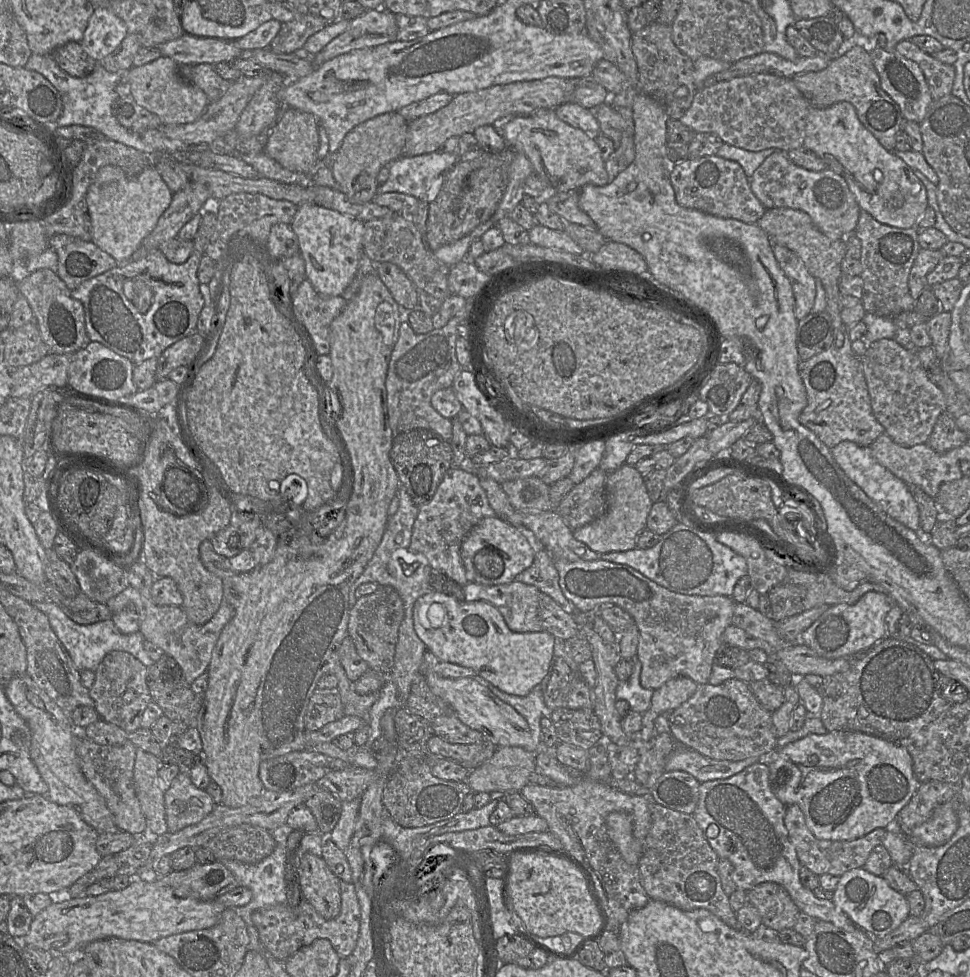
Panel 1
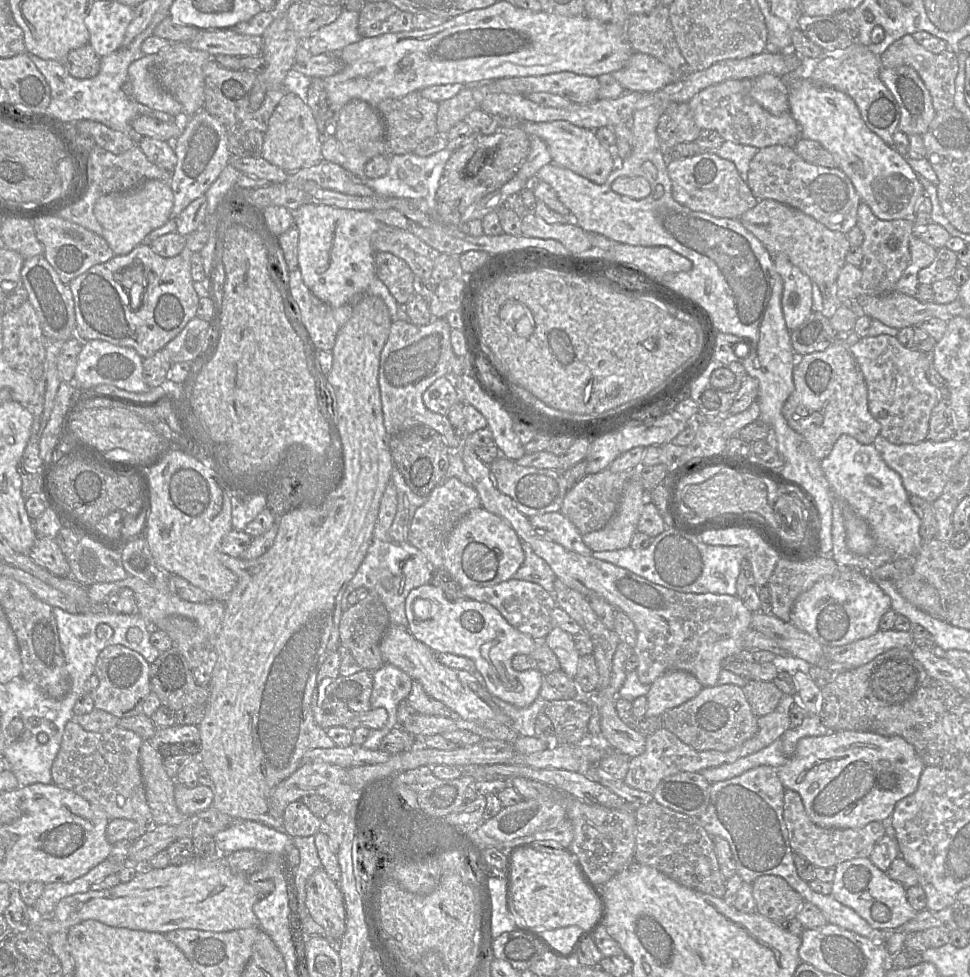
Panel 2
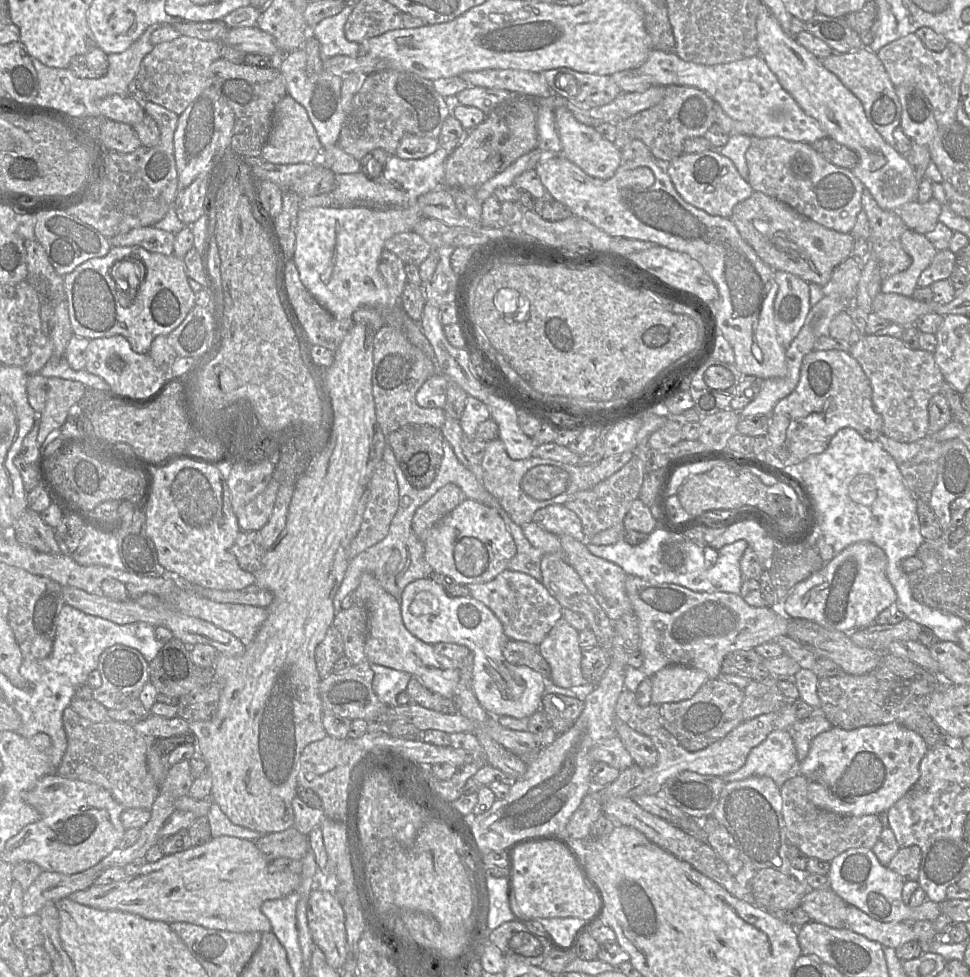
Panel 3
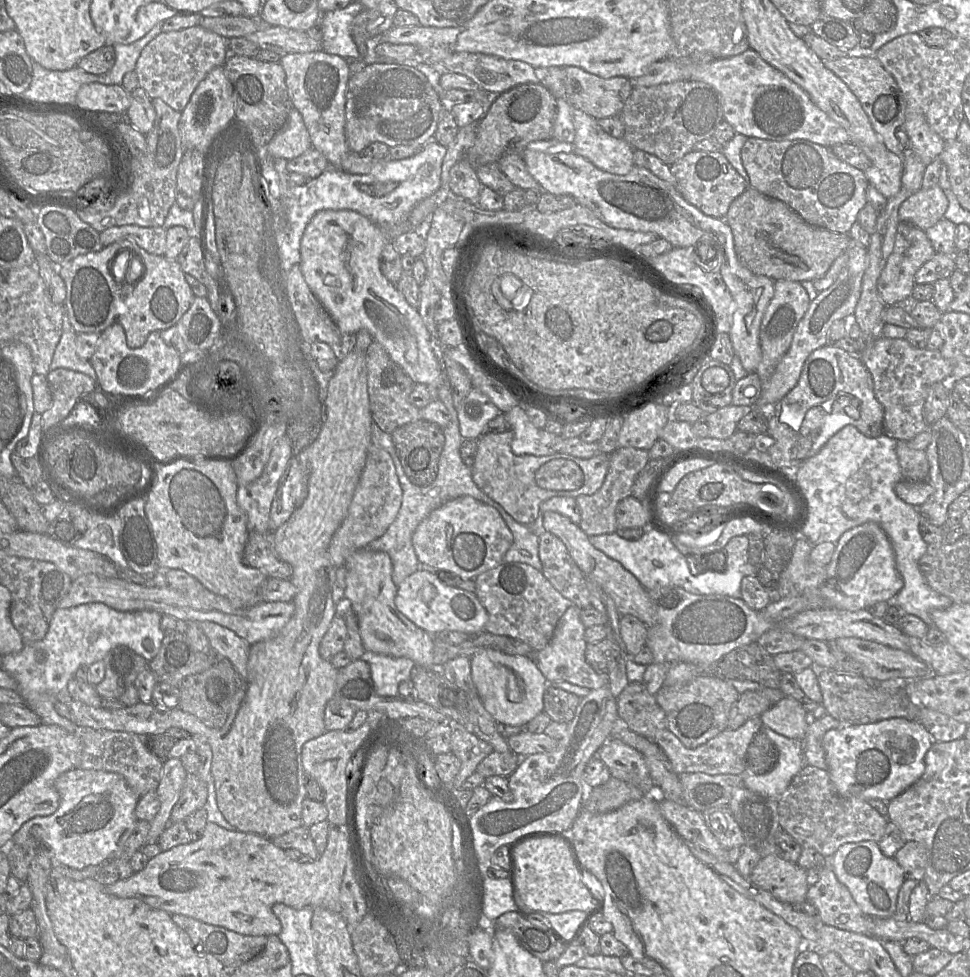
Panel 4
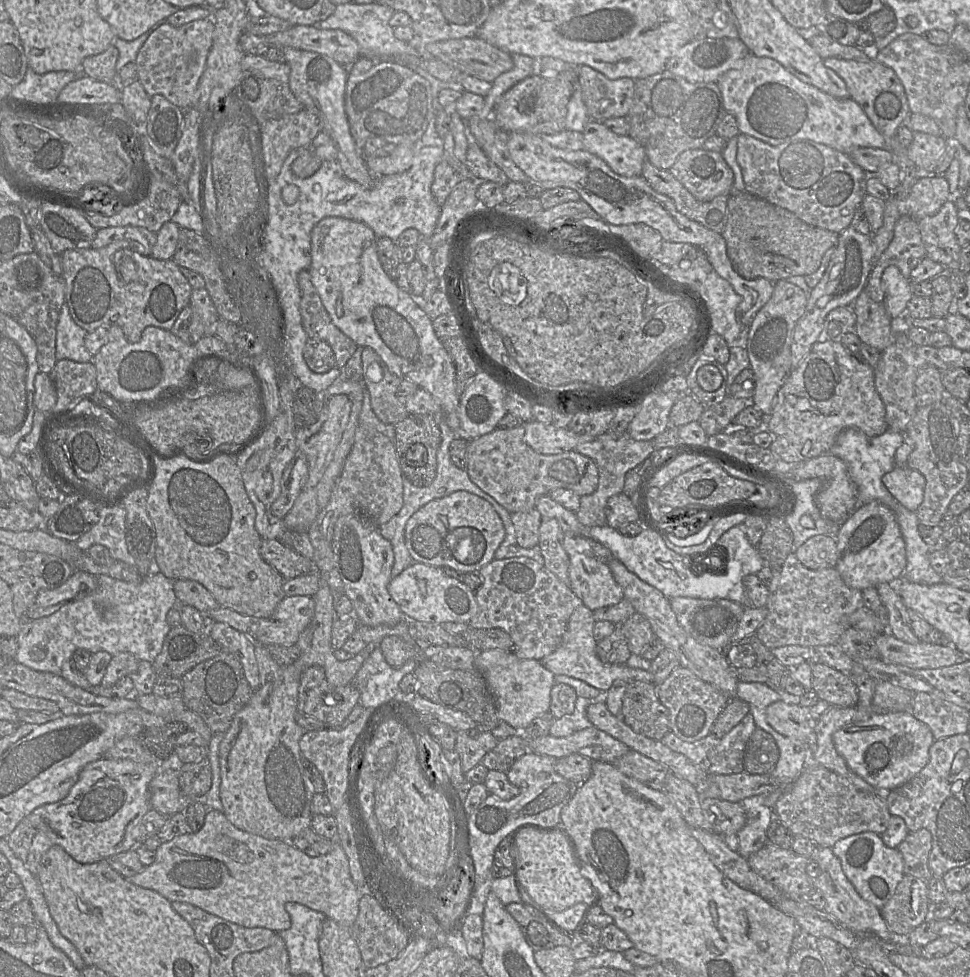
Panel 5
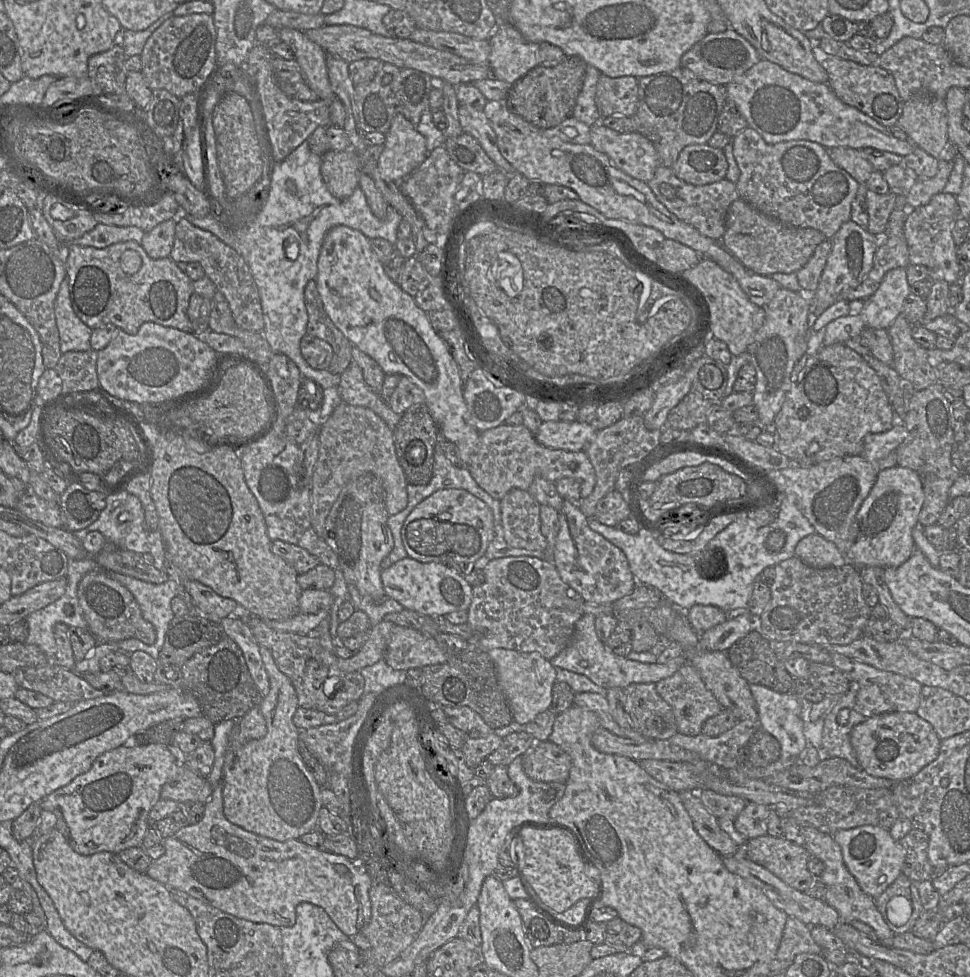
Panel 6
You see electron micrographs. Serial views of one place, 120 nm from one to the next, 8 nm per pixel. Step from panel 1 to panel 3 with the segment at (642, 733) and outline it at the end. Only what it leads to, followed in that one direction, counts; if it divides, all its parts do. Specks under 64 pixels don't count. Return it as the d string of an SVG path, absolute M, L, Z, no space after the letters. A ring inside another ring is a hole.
M667 666L650 677L651 704L679 702L692 698L708 679L700 669L683 666Z

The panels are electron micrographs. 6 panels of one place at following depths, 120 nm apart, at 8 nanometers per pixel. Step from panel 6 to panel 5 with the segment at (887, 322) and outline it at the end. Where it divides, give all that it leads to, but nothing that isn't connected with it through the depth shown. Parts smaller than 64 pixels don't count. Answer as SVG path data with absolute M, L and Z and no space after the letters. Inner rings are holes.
M895 266L887 267L881 277L885 293L883 304L891 319L904 316L907 304L913 297L911 281Z

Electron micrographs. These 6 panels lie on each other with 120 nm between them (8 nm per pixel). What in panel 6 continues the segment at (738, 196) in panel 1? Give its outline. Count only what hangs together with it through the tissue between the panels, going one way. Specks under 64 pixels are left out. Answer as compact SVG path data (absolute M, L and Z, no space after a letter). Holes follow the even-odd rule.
M693 144L683 148L671 168L681 180L699 186L726 178L728 163L723 149Z

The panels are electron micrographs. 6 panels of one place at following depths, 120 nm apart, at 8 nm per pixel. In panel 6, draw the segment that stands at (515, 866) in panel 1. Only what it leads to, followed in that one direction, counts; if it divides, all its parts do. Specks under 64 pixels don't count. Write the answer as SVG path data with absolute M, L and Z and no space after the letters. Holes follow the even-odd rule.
M527 827L521 831L520 843L523 859L518 867L519 875L530 899L544 911L564 912L580 899L588 898L589 900L599 893L599 883L591 879L586 873L584 852L577 849L568 831Z

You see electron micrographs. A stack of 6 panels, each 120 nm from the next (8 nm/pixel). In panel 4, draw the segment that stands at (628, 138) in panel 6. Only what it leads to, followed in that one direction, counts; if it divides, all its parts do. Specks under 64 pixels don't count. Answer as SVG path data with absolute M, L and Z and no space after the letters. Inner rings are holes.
M578 108L572 111L575 127L573 150L597 168L626 175L634 167L634 148L624 139L606 133L598 121Z

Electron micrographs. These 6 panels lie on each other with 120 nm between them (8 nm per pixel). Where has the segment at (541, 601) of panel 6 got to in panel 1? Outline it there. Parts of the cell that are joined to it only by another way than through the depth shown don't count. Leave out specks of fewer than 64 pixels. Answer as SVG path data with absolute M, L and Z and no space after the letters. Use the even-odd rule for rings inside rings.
M522 582L486 586L467 583L462 586L466 602L485 601L502 614L509 629L515 633L541 632L538 588Z

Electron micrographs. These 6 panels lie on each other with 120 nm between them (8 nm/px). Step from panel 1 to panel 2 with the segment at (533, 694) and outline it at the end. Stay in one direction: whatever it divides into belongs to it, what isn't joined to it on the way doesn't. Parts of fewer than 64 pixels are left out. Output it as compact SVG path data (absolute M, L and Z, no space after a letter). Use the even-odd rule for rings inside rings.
M538 696L534 702L525 708L517 708L503 700L493 697L493 701L510 717L511 727L524 736L536 736L535 723L538 715L543 712L545 705L550 702Z

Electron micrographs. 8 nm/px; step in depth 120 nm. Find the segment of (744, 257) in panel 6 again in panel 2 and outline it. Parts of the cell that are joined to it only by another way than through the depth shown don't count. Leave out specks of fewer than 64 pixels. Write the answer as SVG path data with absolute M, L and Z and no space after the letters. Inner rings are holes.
M772 199L758 200L757 204L743 213L739 220L772 256L783 254L819 286L823 298L821 313L829 319L840 306L836 294L836 279L846 263L846 254L851 247L847 235L832 231L802 211Z

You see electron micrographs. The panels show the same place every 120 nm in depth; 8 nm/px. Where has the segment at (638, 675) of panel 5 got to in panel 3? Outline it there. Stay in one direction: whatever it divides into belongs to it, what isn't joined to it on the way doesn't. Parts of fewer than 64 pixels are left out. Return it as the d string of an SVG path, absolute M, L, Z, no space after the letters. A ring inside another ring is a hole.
M561 617L538 646L550 667L549 681L559 687L572 688L588 684L581 672L582 649L578 634Z

